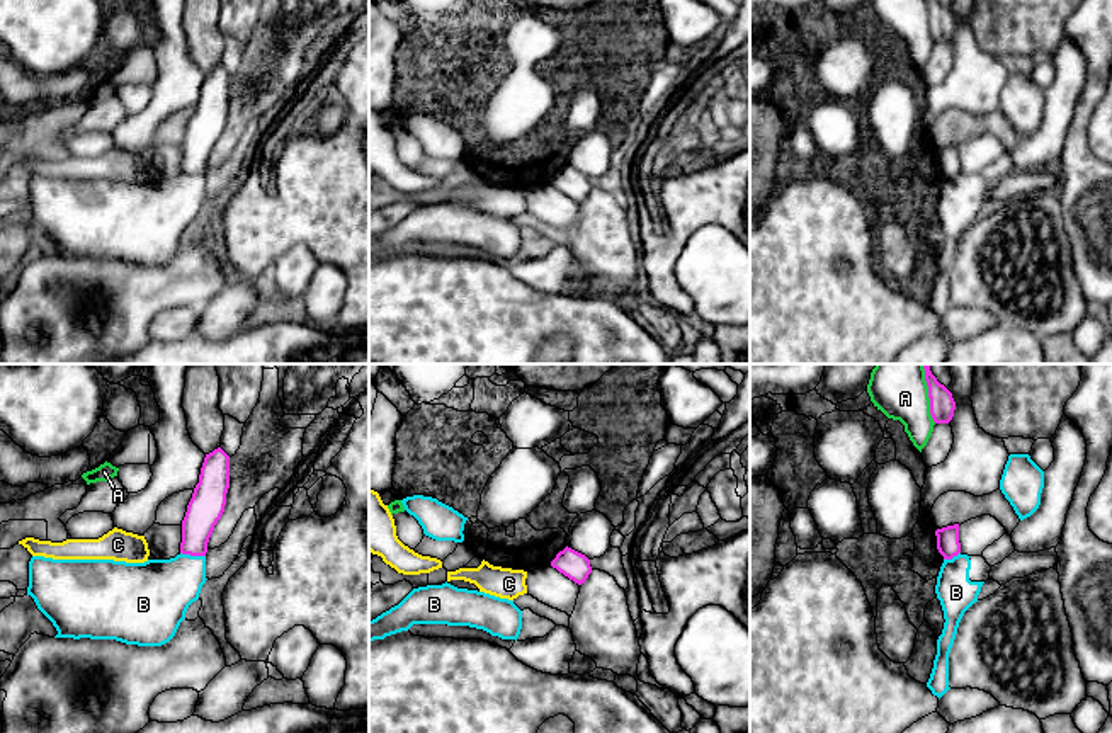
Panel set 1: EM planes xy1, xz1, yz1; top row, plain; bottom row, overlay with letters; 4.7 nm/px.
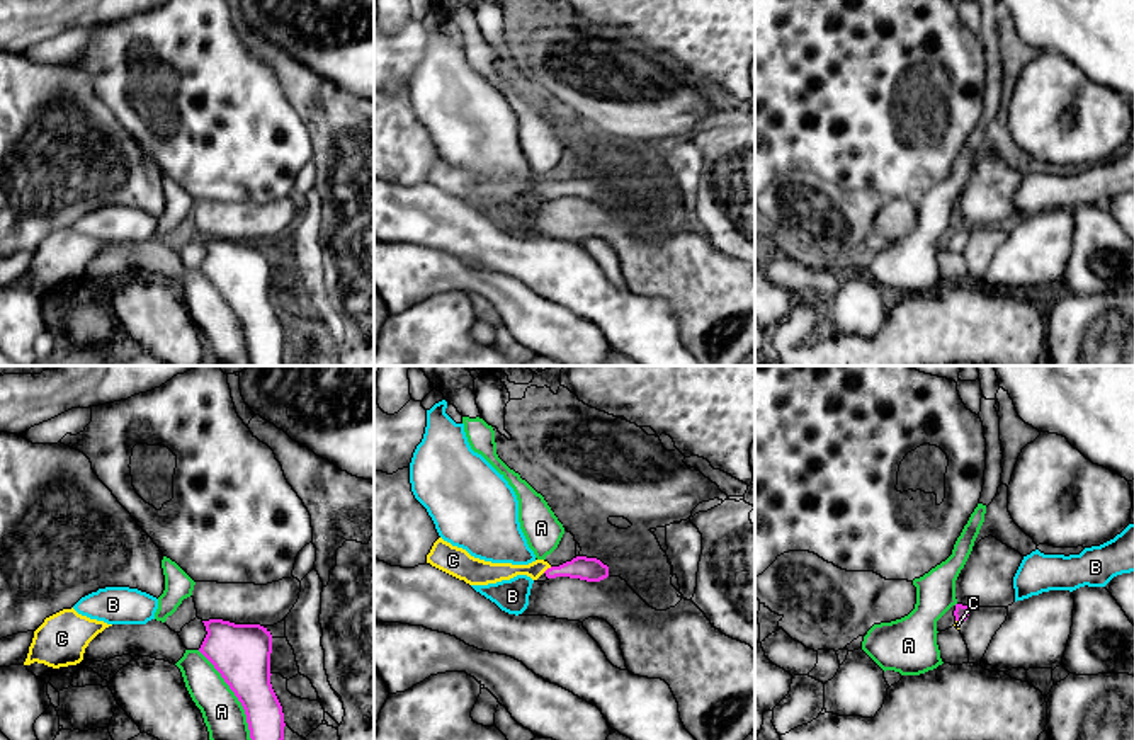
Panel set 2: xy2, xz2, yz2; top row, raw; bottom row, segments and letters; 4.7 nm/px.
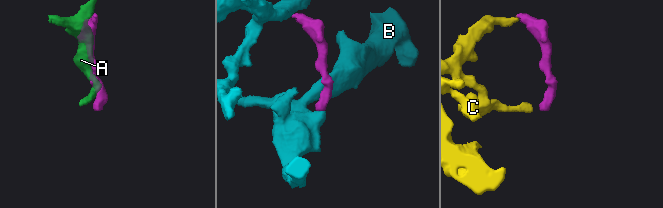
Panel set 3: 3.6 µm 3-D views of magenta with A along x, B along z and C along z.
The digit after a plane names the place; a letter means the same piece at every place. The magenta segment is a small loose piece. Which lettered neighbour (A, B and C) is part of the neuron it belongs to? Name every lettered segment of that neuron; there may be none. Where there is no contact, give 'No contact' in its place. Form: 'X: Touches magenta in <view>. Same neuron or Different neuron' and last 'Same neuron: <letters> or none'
A: Touches magenta in xy2. Different neuron
B: Touches magenta in xy1. Different neuron
C: Touches magenta in xz2. Same neuron
Same neuron: C

